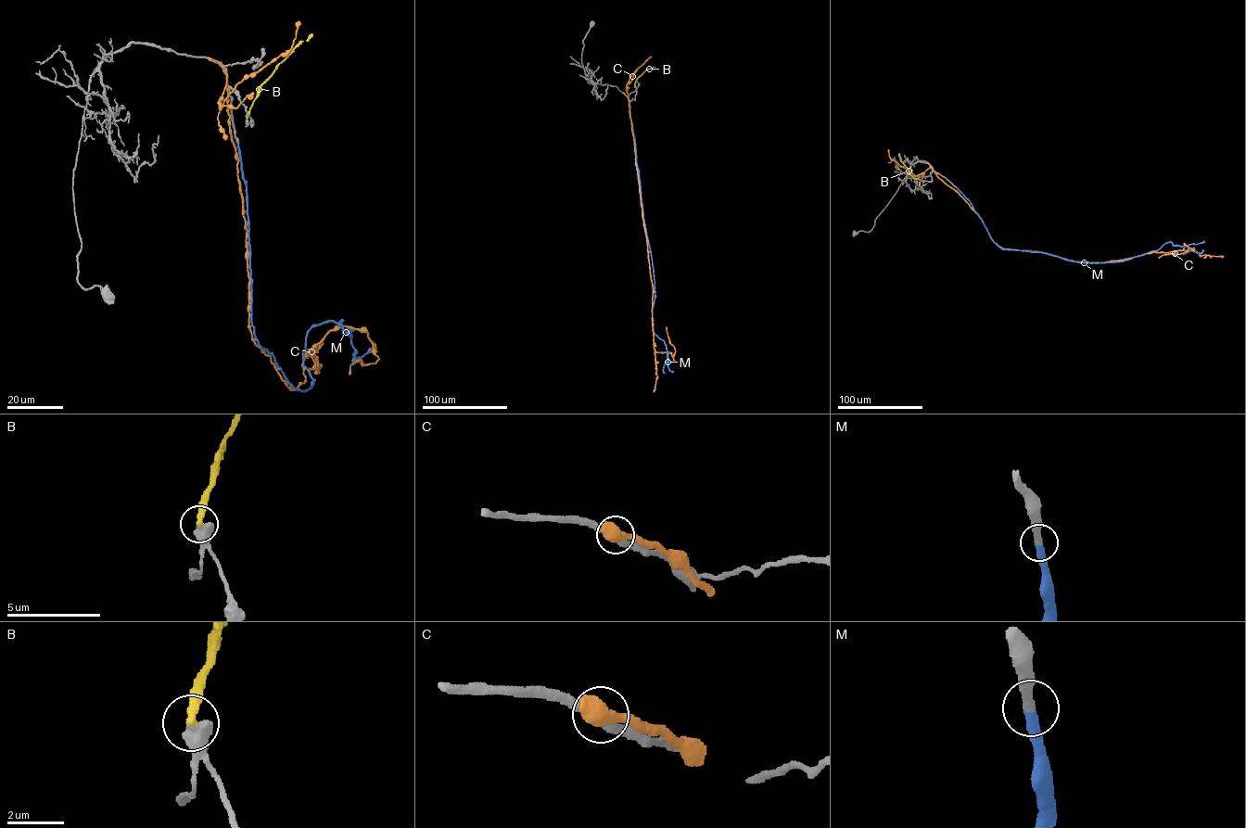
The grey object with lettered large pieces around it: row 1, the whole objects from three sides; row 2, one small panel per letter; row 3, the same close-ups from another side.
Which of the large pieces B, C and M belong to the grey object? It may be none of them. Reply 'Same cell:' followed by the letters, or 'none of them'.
Same cell: M

